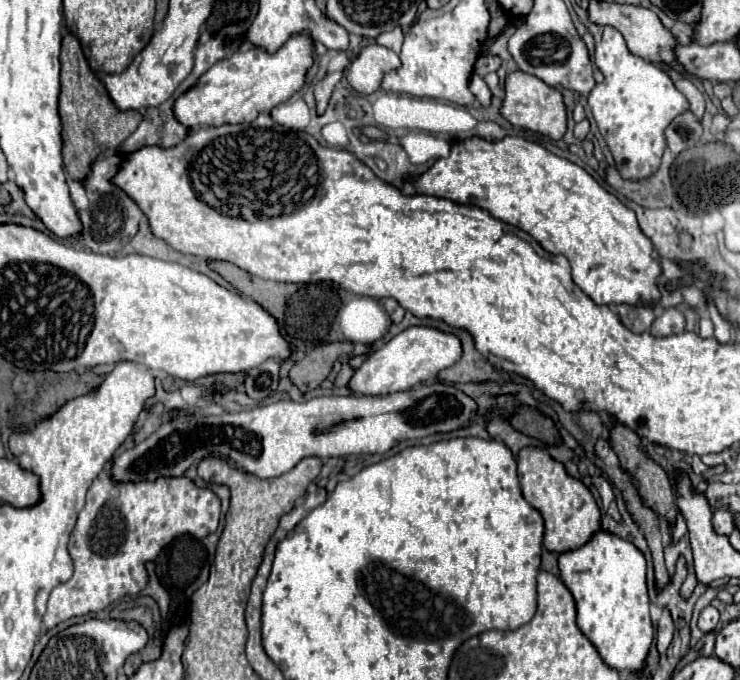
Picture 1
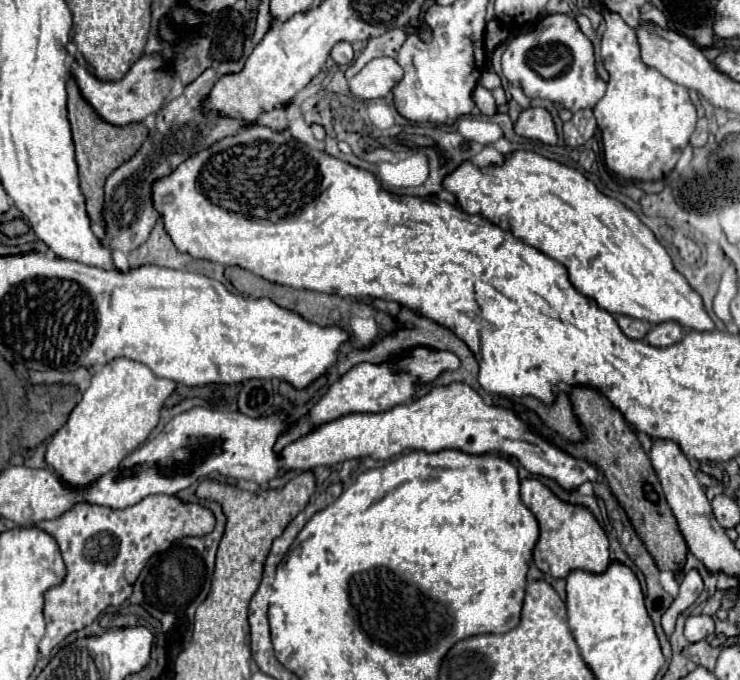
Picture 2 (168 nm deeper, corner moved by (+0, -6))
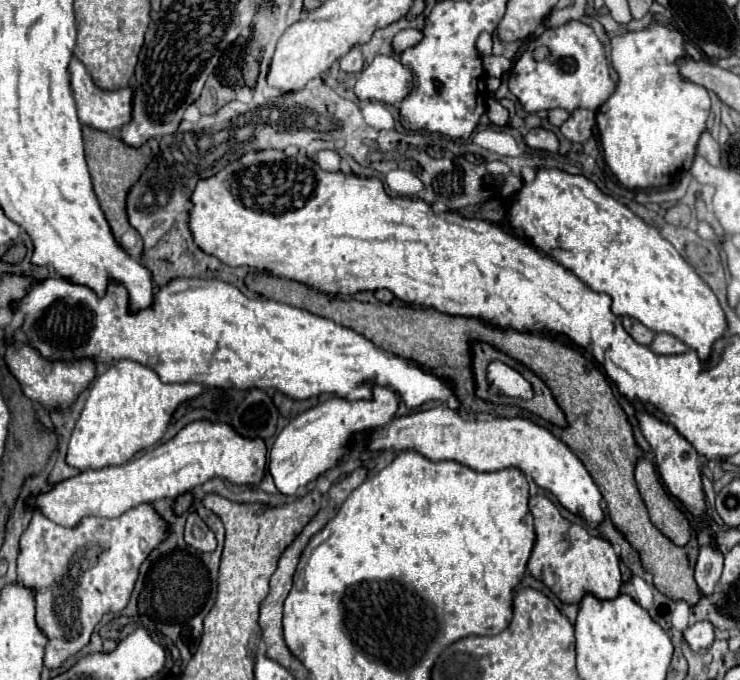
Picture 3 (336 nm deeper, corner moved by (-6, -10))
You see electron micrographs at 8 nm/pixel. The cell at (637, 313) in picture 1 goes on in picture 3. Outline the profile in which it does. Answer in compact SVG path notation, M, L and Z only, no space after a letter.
M624 316L624 318L622 318L622 324L624 324L626 332L628 332L628 334L638 342L638 344L648 346L648 344L652 342L654 332L652 332L650 328L646 328L644 324L640 324L638 320L634 320L634 318L630 318L630 316Z

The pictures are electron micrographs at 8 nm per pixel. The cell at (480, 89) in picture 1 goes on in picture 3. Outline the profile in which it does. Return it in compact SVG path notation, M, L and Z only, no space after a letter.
M488 98L488 112L486 114L488 114L488 118L490 118L492 124L496 124L500 128L508 126L508 110L498 100Z

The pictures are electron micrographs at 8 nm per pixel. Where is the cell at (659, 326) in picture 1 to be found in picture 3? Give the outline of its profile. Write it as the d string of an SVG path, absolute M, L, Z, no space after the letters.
M656 334L650 348L656 354L684 354L684 352L688 352L688 346L672 334Z

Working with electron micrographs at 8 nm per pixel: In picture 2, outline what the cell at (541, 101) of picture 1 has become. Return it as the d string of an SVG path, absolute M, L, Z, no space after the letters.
M546 108L522 110L516 124L514 124L514 132L518 136L540 140L544 144L556 144L556 140L558 140L554 120Z

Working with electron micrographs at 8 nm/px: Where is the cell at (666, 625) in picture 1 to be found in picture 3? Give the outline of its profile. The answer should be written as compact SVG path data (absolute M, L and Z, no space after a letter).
M702 546L700 548L700 556L698 556L698 562L696 562L696 582L698 582L698 588L702 594L710 596L720 580L720 574L722 574L722 566L724 566L724 554L718 546Z

